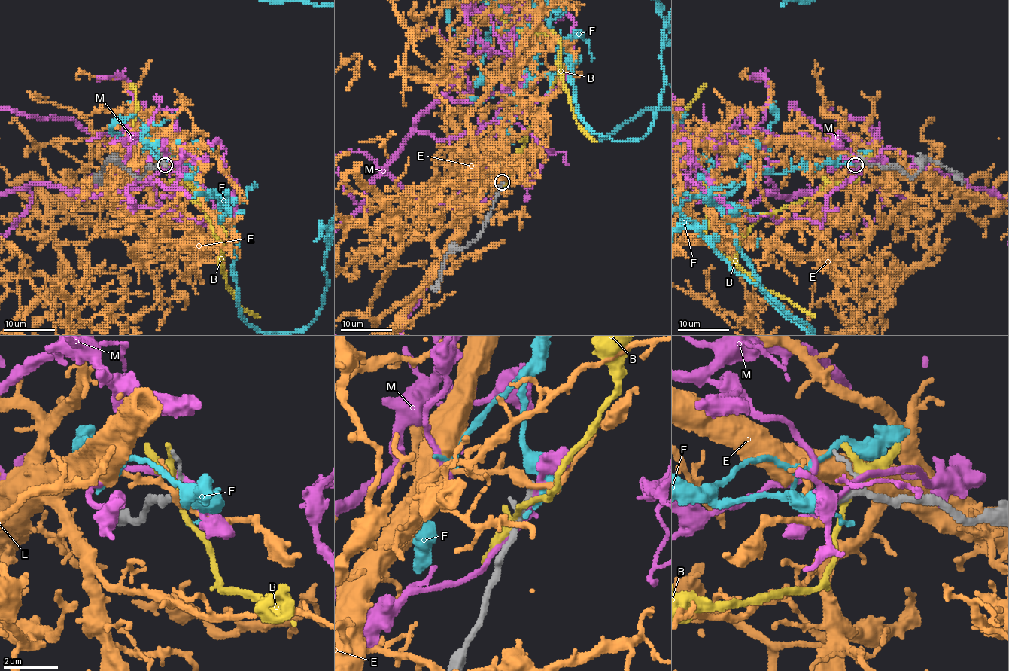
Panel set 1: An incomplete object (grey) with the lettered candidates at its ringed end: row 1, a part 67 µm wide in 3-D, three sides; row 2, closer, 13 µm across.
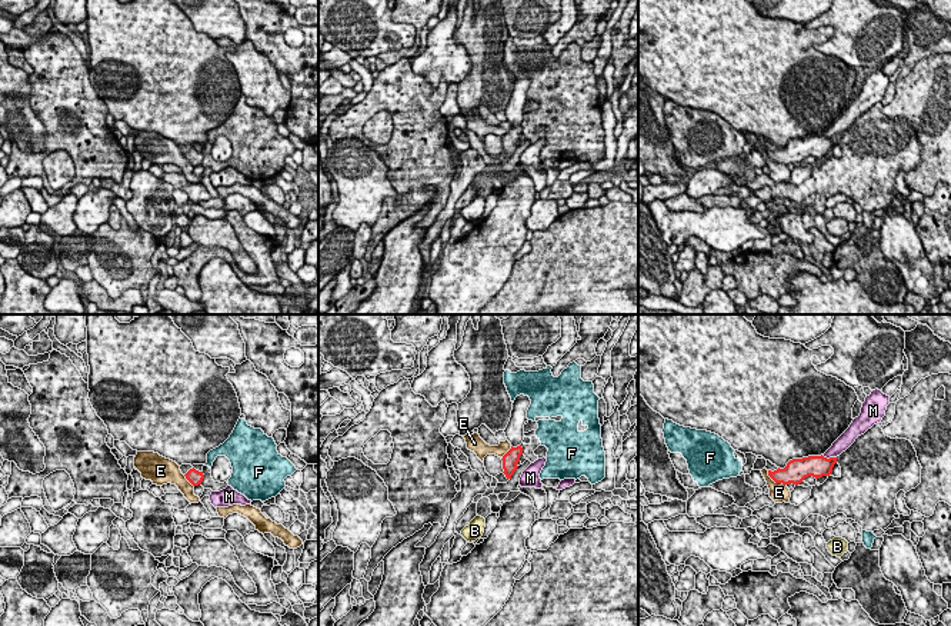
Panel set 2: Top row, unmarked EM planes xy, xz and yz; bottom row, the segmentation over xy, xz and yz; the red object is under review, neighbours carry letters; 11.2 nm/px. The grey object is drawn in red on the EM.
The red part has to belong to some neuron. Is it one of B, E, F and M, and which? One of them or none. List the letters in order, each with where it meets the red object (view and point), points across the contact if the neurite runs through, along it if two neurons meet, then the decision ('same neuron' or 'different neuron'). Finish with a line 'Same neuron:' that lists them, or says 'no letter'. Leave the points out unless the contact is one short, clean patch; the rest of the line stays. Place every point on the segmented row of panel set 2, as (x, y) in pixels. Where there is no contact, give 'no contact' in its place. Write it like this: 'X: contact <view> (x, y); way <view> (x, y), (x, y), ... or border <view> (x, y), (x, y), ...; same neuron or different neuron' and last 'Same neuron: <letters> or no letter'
B: no contact; different neuron
E: contact yz (776, 482); border yz (767, 470), (776, 482), (786, 485); different neuron
F: no contact; different neuron
M: contact yz (830, 458); different neuron
Same neuron: no letter

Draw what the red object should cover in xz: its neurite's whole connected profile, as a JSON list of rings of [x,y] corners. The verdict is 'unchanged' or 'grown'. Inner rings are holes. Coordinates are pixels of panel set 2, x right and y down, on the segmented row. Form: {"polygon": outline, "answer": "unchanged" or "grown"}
{"polygon": [[[520,394],[513,403],[511,417],[504,430],[507,440],[511,443],[511,449],[503,456],[503,469],[507,479],[511,479],[517,470],[517,463],[523,454],[521,443],[524,440],[524,424],[527,419],[527,410],[531,404],[528,396]]], "answer": "grown"}

